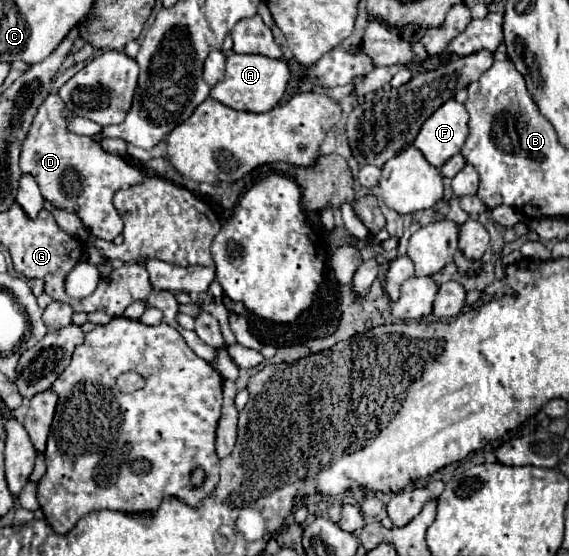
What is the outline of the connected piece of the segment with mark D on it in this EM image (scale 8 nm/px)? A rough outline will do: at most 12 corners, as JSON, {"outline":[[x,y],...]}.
{"outline":[[49,95],[23,141],[21,171],[99,239],[123,221],[115,191],[145,173],[69,131]]}

